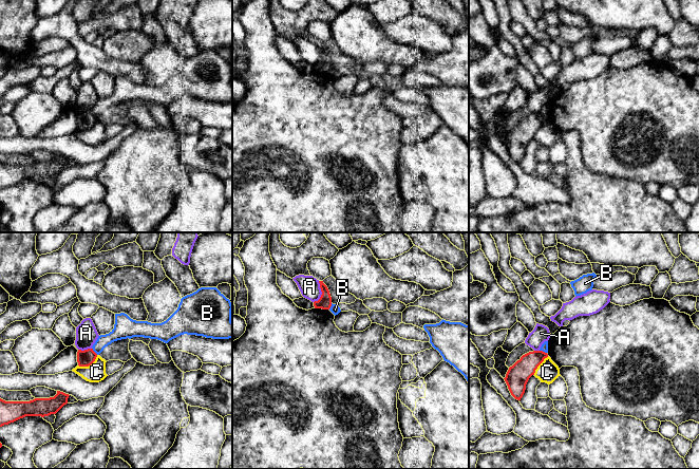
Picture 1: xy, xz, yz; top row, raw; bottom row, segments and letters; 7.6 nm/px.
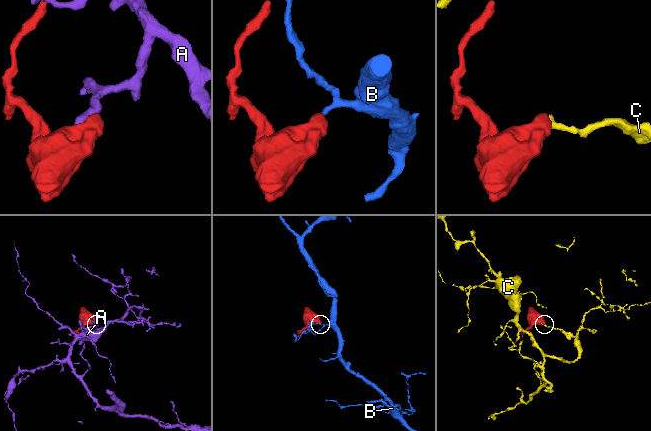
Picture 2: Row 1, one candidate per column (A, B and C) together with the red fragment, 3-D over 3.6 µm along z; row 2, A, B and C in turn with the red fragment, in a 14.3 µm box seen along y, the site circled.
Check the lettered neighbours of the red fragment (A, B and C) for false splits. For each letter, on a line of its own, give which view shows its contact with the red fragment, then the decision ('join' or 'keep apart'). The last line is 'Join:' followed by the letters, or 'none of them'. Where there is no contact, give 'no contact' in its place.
A: meets red in xz; keep apart
B: meets red in yz; keep apart
C: meets red in xy; keep apart
Join: none of them

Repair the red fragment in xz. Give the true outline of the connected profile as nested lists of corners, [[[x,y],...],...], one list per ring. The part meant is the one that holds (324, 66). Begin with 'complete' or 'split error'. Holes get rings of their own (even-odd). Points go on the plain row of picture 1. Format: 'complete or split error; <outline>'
complete; [[[319,44],[322,58],[318,64],[314,65],[315,72],[329,73],[332,70],[332,60],[327,50],[323,44]]]

